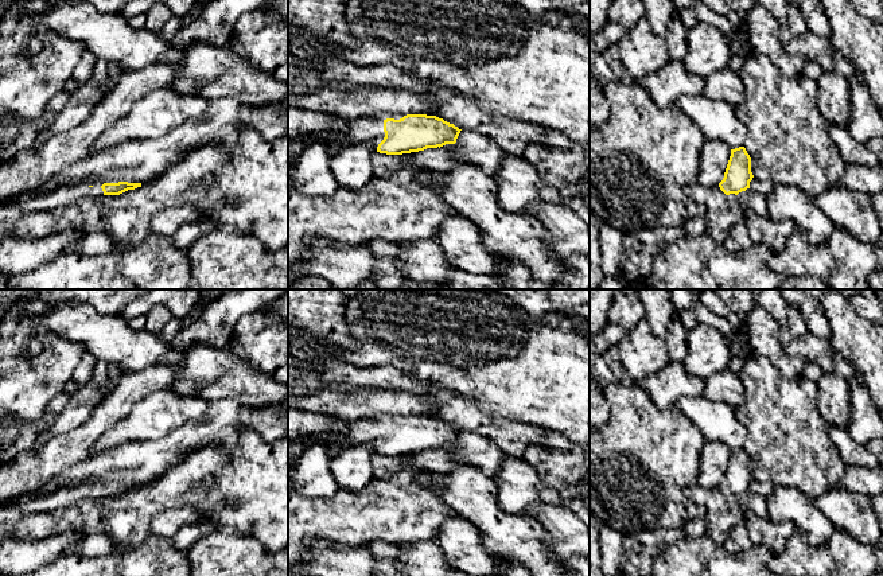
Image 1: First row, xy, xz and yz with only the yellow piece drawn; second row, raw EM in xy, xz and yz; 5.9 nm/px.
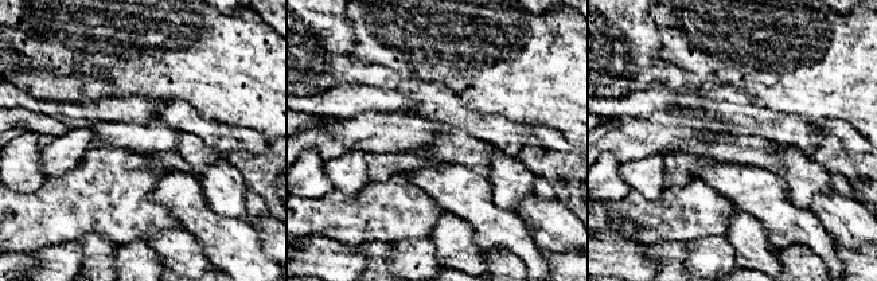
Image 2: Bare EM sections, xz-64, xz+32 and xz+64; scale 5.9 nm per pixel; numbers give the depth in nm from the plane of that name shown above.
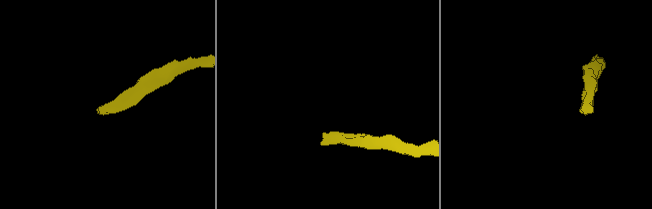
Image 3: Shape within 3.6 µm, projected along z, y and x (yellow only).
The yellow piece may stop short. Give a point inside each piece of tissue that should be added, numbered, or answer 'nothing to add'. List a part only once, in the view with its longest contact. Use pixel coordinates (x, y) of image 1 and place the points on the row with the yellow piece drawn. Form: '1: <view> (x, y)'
1: xz (361, 129)

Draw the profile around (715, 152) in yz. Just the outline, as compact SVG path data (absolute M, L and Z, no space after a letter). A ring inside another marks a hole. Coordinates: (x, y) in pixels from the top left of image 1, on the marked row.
M713 139L705 140L701 151L701 170L697 183L707 188L719 186L731 156L731 148L727 143Z

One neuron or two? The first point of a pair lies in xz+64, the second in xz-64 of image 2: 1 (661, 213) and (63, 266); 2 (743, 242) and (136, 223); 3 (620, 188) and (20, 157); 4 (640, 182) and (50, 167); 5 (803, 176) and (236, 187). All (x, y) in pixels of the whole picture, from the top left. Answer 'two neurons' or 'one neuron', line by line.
1: two neurons
2: two neurons
3: one neuron
4: one neuron
5: one neuron

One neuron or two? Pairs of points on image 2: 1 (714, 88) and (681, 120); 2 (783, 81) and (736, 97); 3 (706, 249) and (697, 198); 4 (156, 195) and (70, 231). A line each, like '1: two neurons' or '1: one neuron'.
1: one neuron
2: two neurons
3: two neurons
4: two neurons

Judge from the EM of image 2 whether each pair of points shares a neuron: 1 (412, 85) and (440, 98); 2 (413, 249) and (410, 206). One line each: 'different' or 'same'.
1: same
2: different

